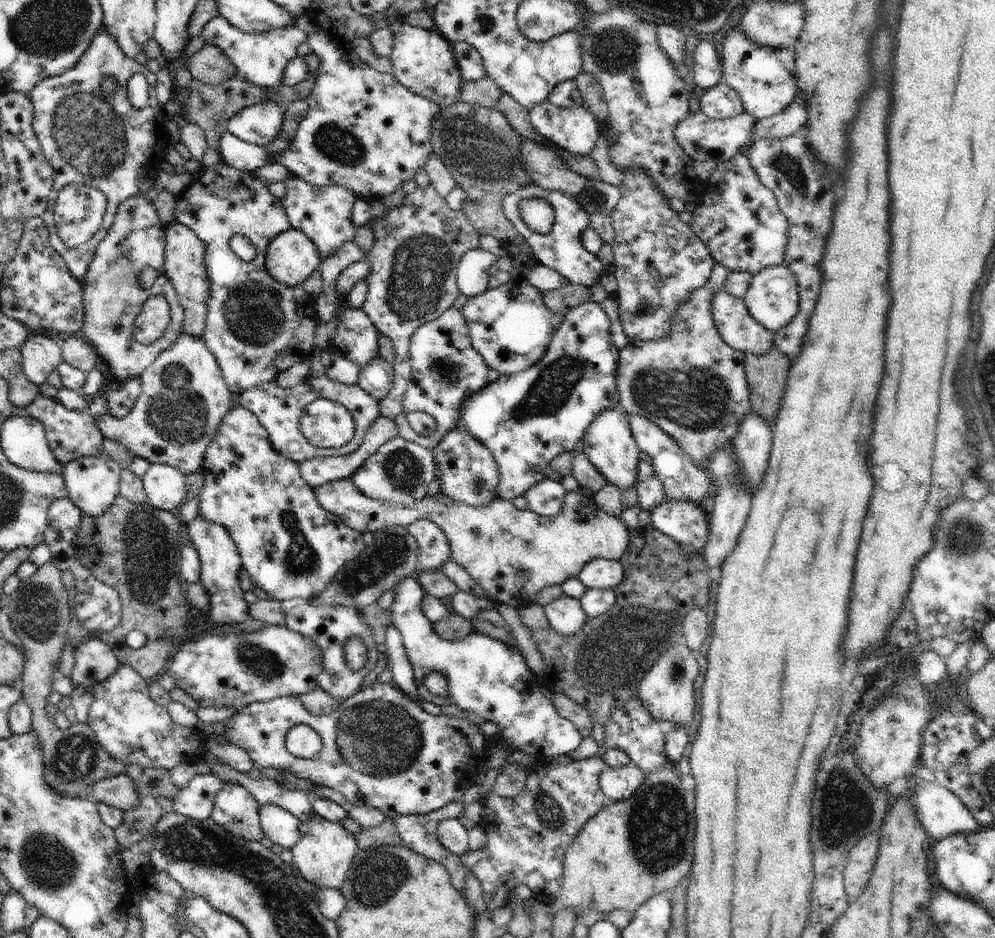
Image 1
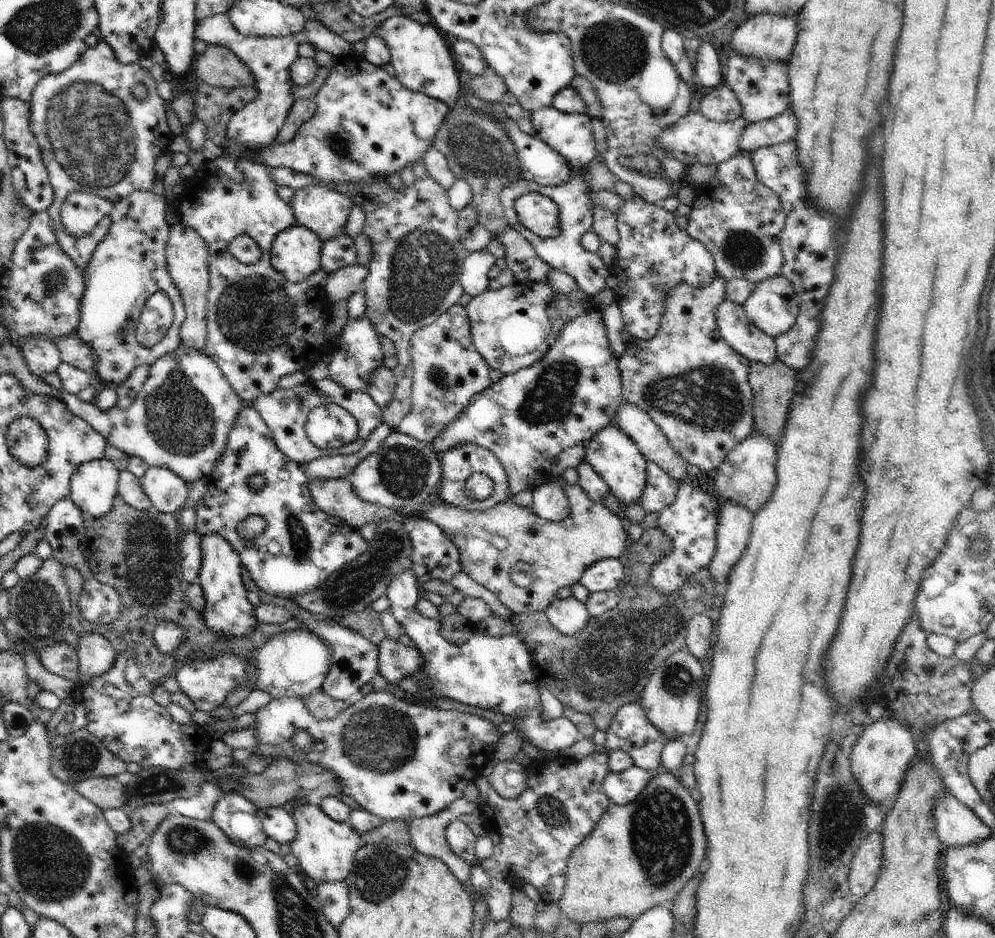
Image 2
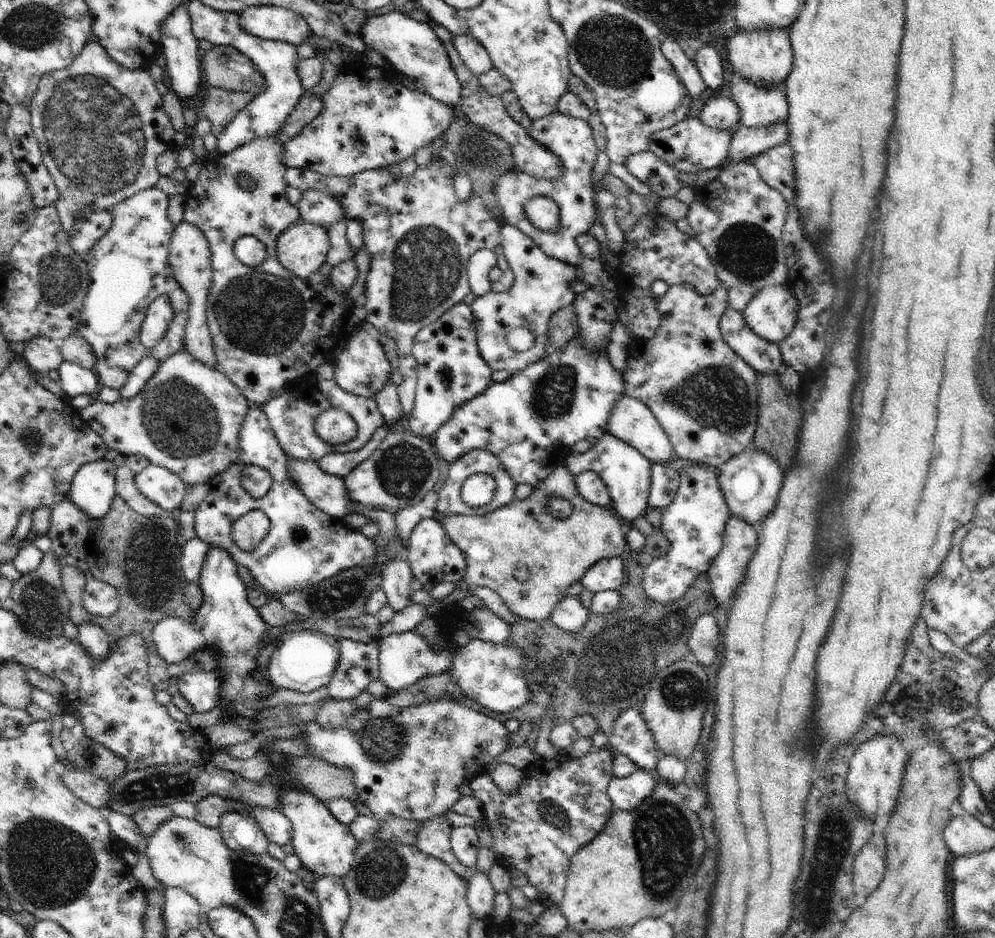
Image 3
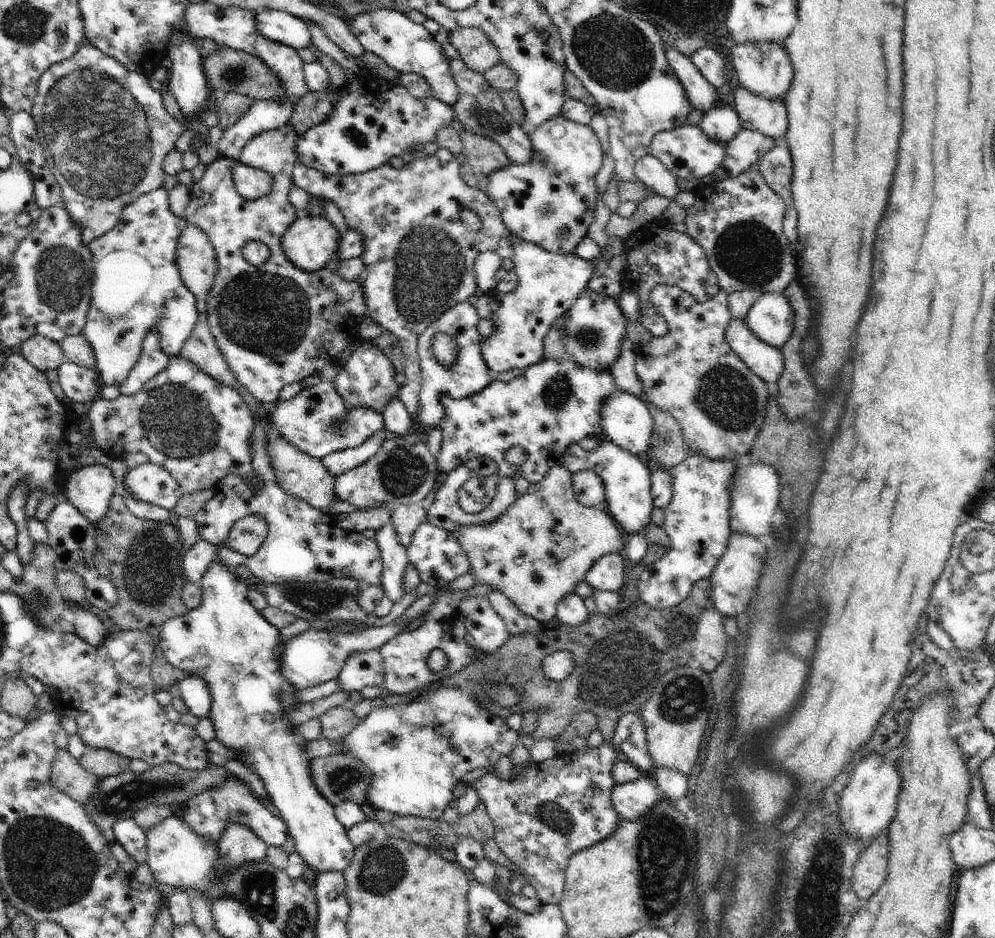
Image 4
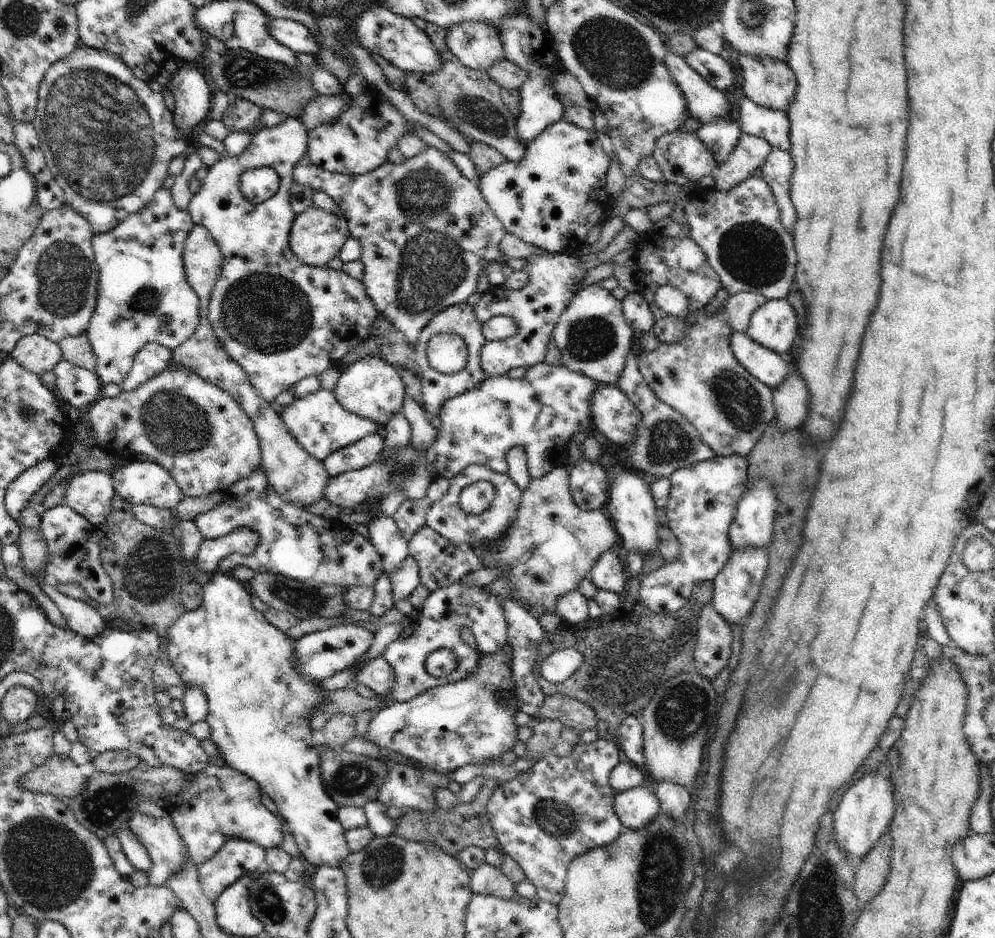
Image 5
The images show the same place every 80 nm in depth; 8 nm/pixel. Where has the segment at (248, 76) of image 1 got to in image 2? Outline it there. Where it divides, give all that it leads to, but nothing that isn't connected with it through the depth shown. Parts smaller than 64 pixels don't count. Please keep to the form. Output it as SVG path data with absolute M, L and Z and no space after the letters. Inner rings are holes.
M216 14L212 18L204 18L195 24L195 37L204 41L206 45L219 45L230 48L240 62L248 66L252 72L255 87L258 90L256 100L250 102L245 108L239 109L228 122L225 142L238 142L238 144L268 146L275 143L280 128L286 121L286 116L292 108L295 100L292 98L292 84L290 78L290 66L299 57L298 47L302 43L309 42L306 32L294 34L294 36L276 37L250 37L242 35L230 22L228 14Z

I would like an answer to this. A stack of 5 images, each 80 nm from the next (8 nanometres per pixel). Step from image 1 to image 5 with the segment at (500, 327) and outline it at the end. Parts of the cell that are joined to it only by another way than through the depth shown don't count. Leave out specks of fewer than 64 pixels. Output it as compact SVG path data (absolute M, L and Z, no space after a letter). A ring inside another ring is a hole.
M545 252L545 255L532 254L524 260L528 260L528 266L523 269L528 272L528 284L525 288L508 290L502 286L492 287L473 307L481 324L499 315L516 320L516 336L506 340L486 341L481 349L482 370L486 372L487 377L500 377L518 367L528 370L545 362L550 336L562 312L567 310L568 304L578 292L574 286L586 278L588 271L584 264L580 264L580 257L576 257L575 253Z

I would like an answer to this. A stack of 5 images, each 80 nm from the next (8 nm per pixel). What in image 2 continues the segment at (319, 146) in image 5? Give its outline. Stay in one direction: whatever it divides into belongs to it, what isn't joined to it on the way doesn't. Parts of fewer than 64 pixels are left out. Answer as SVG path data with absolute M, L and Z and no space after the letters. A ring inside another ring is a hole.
M358 54L338 59L338 64L330 69L324 86L312 98L316 104L314 116L298 128L292 141L285 145L264 145L260 150L256 150L248 144L238 144L232 140L222 144L223 156L236 158L236 162L238 156L240 160L250 158L270 169L288 168L306 176L314 176L328 187L330 184L368 184L374 178L390 173L400 174L405 168L413 168L417 160L423 160L426 152L433 147L434 138L450 112L450 107L426 94L404 88L396 77L390 76L381 67L365 62Z

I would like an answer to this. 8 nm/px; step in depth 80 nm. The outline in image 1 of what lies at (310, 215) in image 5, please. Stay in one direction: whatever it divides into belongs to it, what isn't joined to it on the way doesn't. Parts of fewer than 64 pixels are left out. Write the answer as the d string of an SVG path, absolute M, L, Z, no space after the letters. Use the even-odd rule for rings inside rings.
M292 226L273 238L265 253L269 275L289 287L301 285L321 263L315 242Z

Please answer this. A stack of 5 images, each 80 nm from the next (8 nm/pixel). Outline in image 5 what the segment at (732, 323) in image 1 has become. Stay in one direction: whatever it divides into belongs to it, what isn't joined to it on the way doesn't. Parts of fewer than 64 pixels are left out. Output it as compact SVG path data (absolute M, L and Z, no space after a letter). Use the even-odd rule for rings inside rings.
M746 330L730 334L730 349L736 361L772 391L786 380L788 364L784 362L784 356L754 342Z

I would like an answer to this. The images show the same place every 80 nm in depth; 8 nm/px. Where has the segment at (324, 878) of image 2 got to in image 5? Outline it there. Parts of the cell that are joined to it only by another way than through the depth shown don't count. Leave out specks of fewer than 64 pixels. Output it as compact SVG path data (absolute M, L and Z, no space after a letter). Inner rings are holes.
M213 572L208 580L208 584L204 584L203 587L203 602L202 605L194 611L188 611L181 618L178 618L163 635L164 637L164 649L167 652L167 656L170 660L171 666L180 674L182 678L183 687L198 686L202 688L206 697L208 698L208 714L206 714L205 721L208 722L212 732L210 732L210 739L218 750L219 756L224 759L224 763L232 769L238 770L241 774L248 776L251 780L254 780L276 806L280 819L286 824L286 828L294 836L296 845L298 846L299 855L308 864L320 868L322 866L330 866L330 868L339 868L340 864L344 862L350 856L350 848L346 843L345 831L342 824L338 821L337 815L339 807L334 803L334 800L329 798L329 794L324 788L322 782L322 776L320 776L320 758L321 751L318 750L316 742L312 740L314 738L314 730L310 728L310 720L316 717L316 706L320 706L324 702L324 698L328 696L329 692L322 690L320 684L322 682L312 682L312 680L304 680L298 672L296 672L296 664L294 664L294 646L296 646L296 640L288 637L284 632L281 632L278 628L270 625L263 614L253 608L251 602L251 592L248 590L245 584L235 580L231 574L224 573L218 574Z

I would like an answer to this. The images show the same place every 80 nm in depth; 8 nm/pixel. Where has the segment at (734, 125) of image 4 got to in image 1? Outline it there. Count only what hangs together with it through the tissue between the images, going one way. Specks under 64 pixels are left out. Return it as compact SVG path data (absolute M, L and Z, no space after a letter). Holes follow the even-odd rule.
M726 83L700 92L699 97L700 111L713 119L731 119L745 111L739 94Z

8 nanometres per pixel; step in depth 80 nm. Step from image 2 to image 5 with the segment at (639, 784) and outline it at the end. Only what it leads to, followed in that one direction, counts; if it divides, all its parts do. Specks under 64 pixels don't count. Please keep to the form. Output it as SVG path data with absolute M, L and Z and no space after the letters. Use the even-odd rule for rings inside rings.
M640 784L624 792L616 792L614 811L624 830L642 830L659 814L660 802L655 790Z

